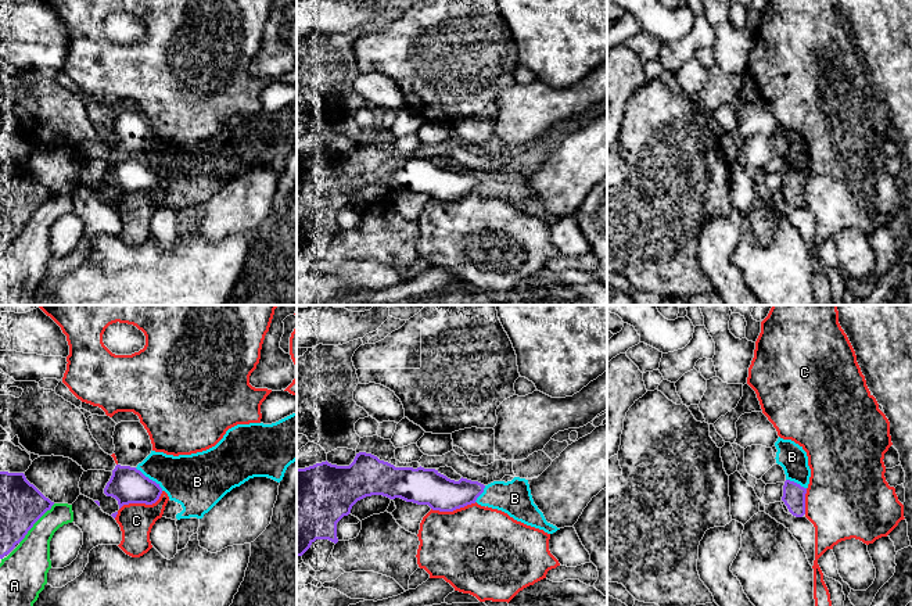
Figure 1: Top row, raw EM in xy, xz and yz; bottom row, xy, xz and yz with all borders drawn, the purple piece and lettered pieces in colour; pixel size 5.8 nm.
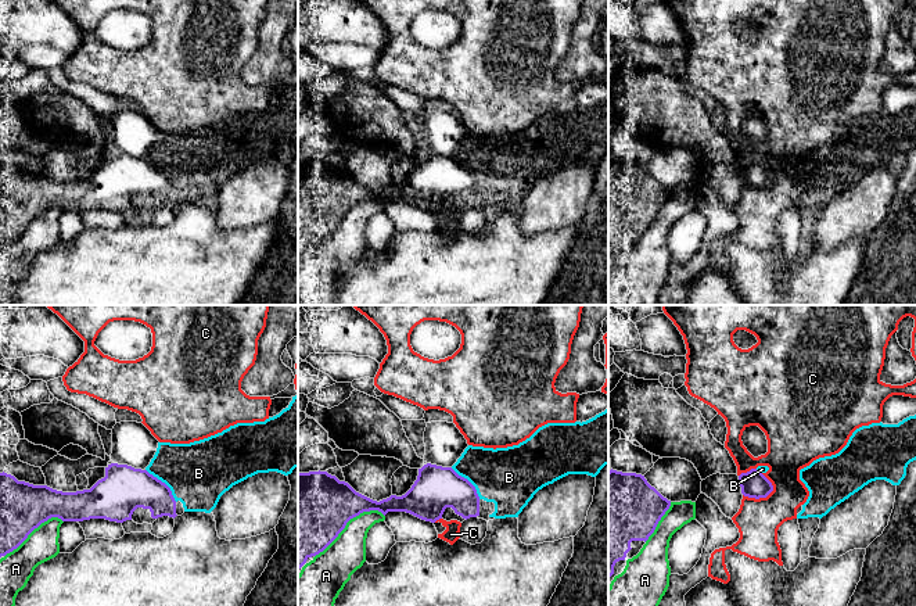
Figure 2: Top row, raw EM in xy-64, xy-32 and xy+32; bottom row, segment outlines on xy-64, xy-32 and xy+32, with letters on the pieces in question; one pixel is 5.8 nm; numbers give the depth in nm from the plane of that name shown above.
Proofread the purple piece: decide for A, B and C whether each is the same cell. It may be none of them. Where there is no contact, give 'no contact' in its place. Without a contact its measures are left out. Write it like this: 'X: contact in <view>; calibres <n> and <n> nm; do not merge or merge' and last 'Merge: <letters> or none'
A: contact in xy; calibres 260 and 240 nm; do not merge
B: contact in xy; calibres 200 and 300 nm; merge
C: contact in xy; calibres 200 and 200 nm; do not merge
Merge: B

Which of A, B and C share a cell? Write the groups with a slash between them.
A / B / C

